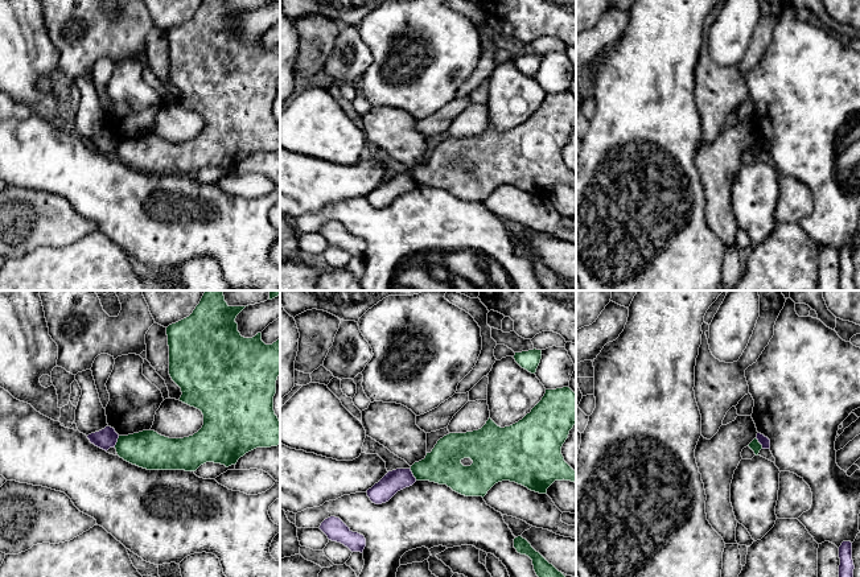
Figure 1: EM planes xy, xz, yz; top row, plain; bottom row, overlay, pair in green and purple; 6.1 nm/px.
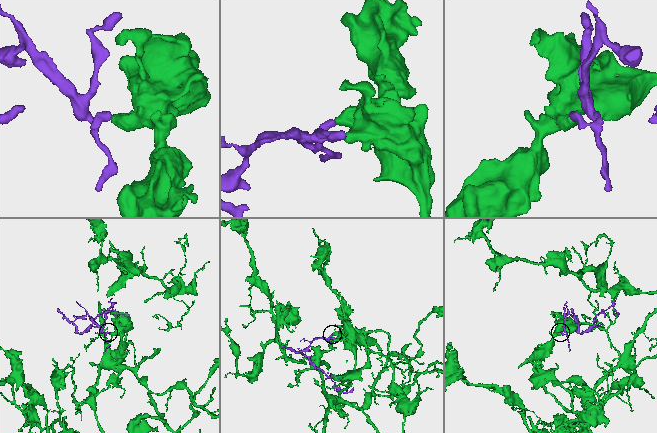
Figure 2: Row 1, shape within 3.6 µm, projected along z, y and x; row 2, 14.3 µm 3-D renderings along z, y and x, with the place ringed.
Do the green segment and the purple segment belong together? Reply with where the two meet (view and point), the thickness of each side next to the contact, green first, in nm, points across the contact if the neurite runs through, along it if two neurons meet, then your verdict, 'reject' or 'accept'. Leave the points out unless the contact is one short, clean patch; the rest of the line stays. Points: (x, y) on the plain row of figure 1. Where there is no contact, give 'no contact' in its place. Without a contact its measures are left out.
meets green in xy at (118, 145); 240 nm thick on the green side, 120 nm on the other; border along xy (119, 140), (114, 151); reject

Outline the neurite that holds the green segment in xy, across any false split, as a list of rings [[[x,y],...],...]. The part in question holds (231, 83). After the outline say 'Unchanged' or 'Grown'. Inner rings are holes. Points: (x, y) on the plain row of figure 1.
[[[202,0],[189,21],[166,32],[169,79],[181,92],[180,106],[202,116],[203,129],[193,140],[184,143],[169,143],[155,135],[119,140],[115,153],[120,162],[147,174],[196,176],[206,166],[221,168],[229,172],[256,152],[280,149],[280,124],[273,115],[276,85],[280,79],[280,42],[272,49],[266,49],[262,45],[262,37],[252,42],[242,41],[235,22],[244,12],[229,11],[225,0]]]. Unchanged

